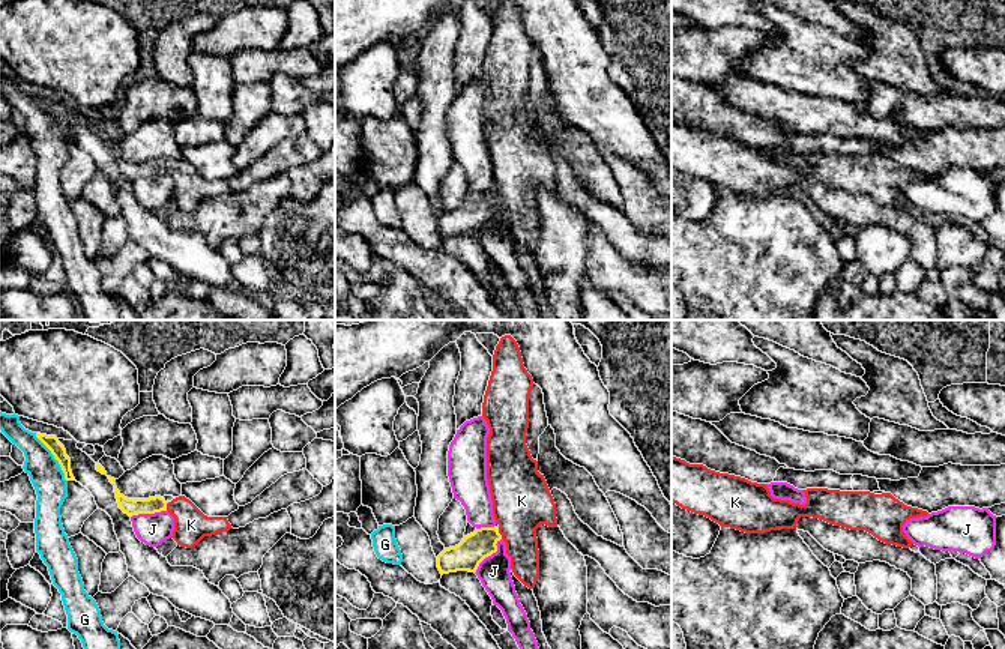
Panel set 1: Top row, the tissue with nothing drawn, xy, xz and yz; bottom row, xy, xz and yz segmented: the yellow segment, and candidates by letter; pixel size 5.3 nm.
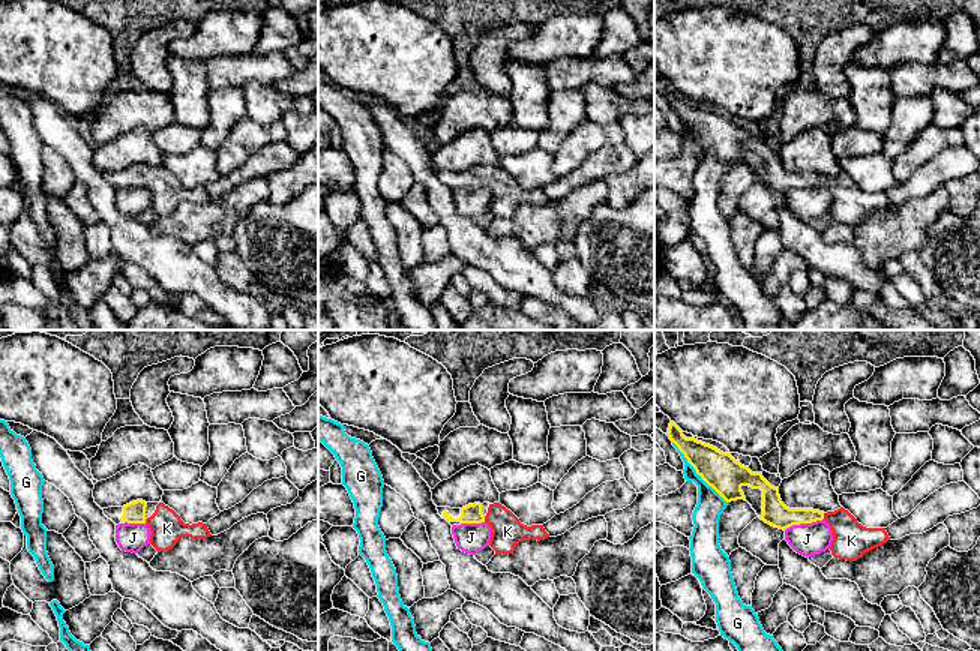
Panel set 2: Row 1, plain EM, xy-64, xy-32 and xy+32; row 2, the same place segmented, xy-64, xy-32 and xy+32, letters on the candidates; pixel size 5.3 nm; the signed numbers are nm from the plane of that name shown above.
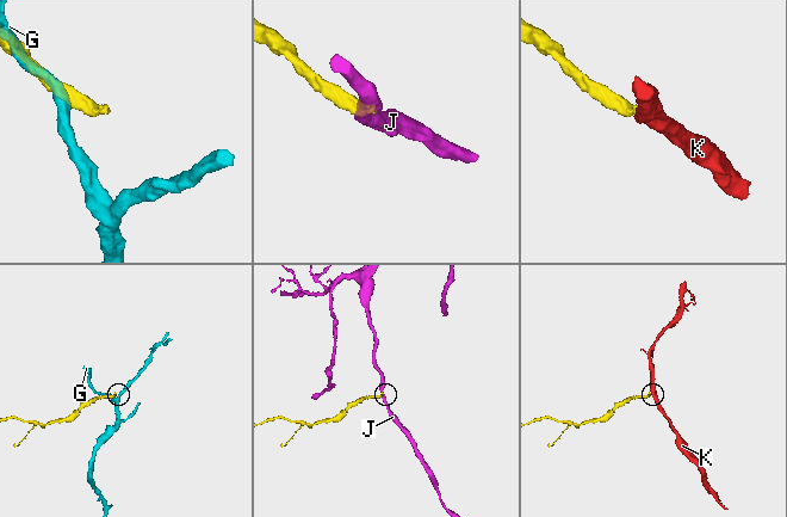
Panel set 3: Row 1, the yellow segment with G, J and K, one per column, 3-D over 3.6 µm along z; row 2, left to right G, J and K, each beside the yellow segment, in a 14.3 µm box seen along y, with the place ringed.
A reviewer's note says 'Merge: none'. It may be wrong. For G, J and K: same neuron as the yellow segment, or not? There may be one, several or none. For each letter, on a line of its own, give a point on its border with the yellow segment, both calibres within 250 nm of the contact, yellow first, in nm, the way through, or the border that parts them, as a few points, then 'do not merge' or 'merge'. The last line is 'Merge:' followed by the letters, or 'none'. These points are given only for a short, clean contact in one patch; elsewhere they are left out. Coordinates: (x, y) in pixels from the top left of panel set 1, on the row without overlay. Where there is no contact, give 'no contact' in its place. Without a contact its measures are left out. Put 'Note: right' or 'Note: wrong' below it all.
G: meets yellow in xy at (54, 120); 80 nm thick on the yellow side, 180 nm on the other; do not merge
J: meets yellow in xz at (488, 218); 160 nm thick on the yellow side, 170 nm on the other; border along xz (500, 202), (496, 214), (479, 227), (475, 236); do not merge
K: meets yellow in xz at (500, 199); 160 nm thick on the yellow side, 320 nm on the other; runs through xz (466, 220), (490, 199), (500, 199), (519, 181), (522, 164); merge
Merge: K
Note: wrong

